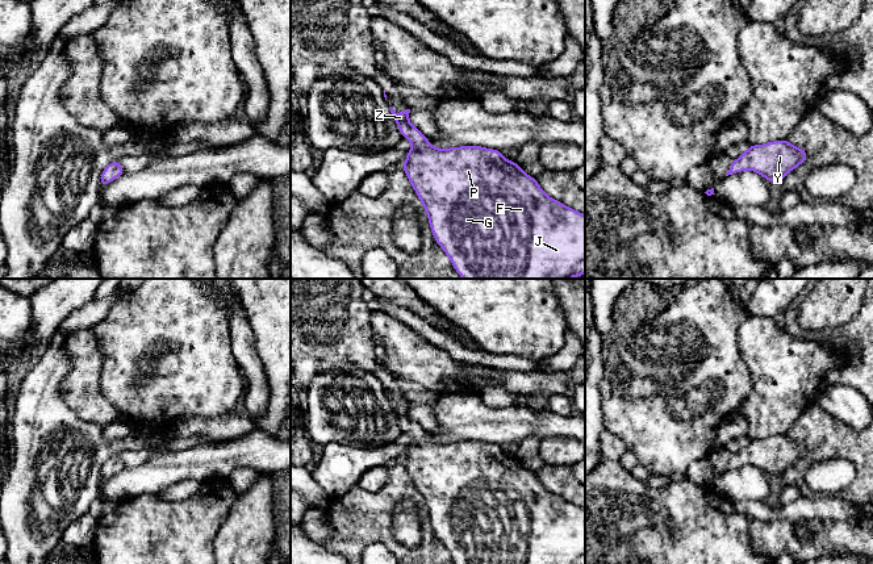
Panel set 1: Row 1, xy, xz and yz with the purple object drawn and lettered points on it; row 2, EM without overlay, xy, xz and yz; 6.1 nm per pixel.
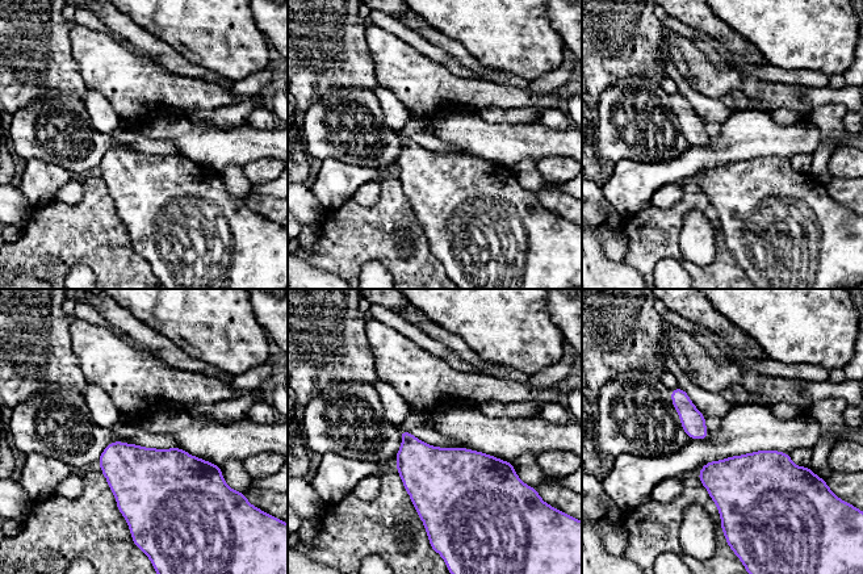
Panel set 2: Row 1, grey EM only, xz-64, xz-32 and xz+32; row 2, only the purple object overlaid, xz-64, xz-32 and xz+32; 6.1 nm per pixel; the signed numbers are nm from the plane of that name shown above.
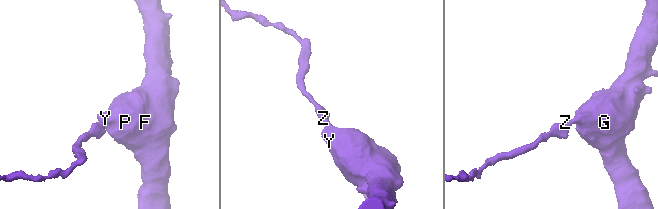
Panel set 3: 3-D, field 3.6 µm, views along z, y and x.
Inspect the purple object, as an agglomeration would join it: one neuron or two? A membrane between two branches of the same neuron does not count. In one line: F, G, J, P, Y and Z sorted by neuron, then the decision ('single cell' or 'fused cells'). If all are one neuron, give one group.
groups F G J P Y Z; single cell

